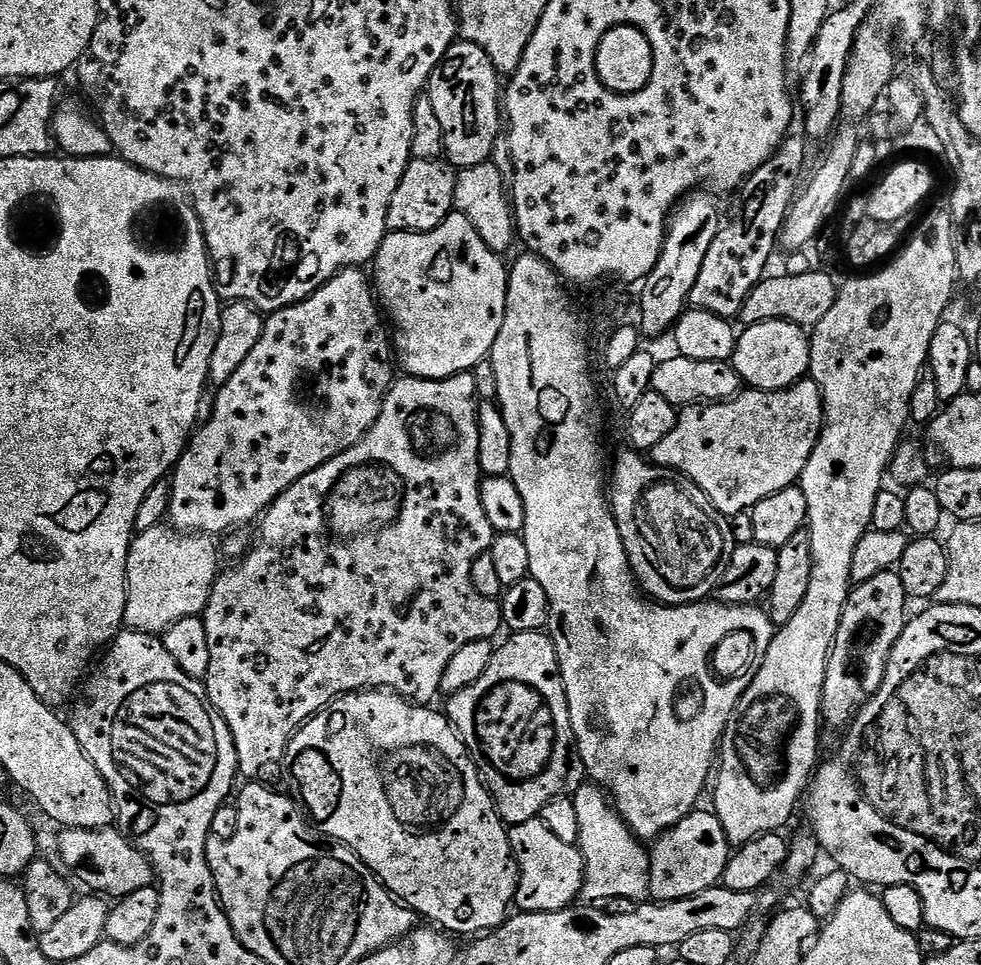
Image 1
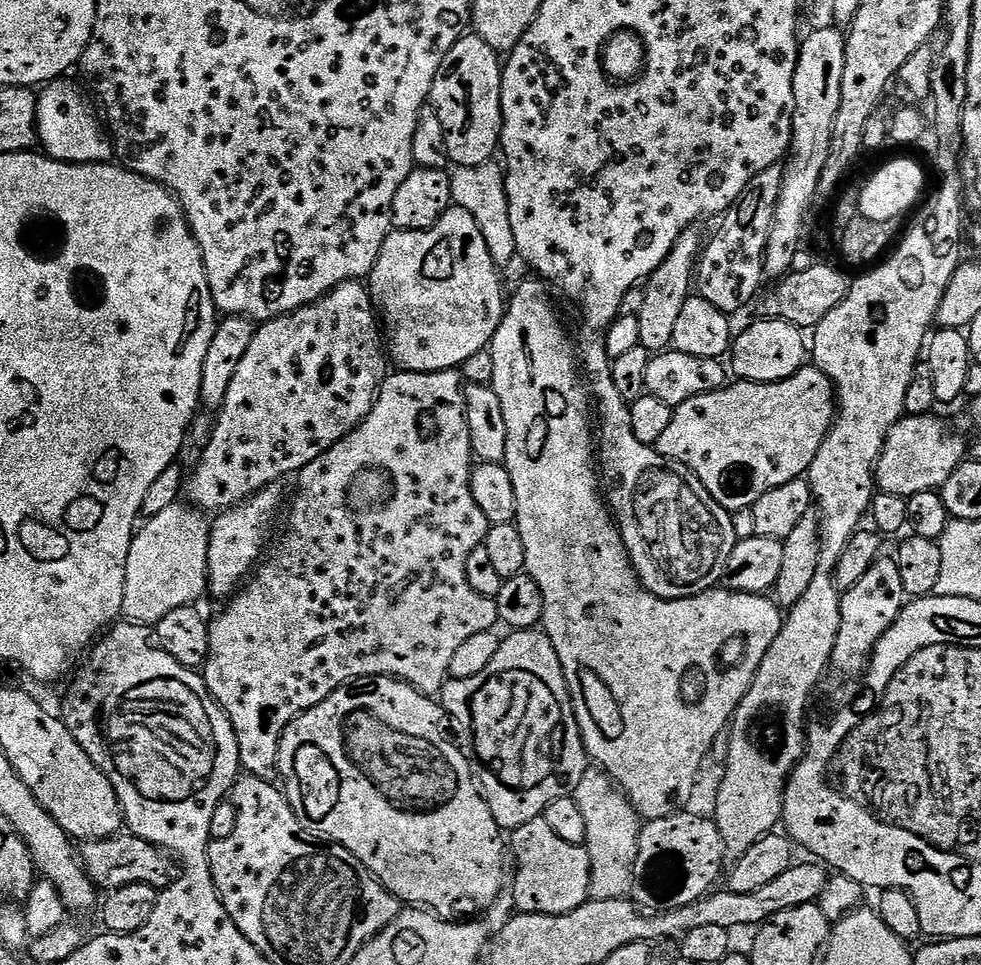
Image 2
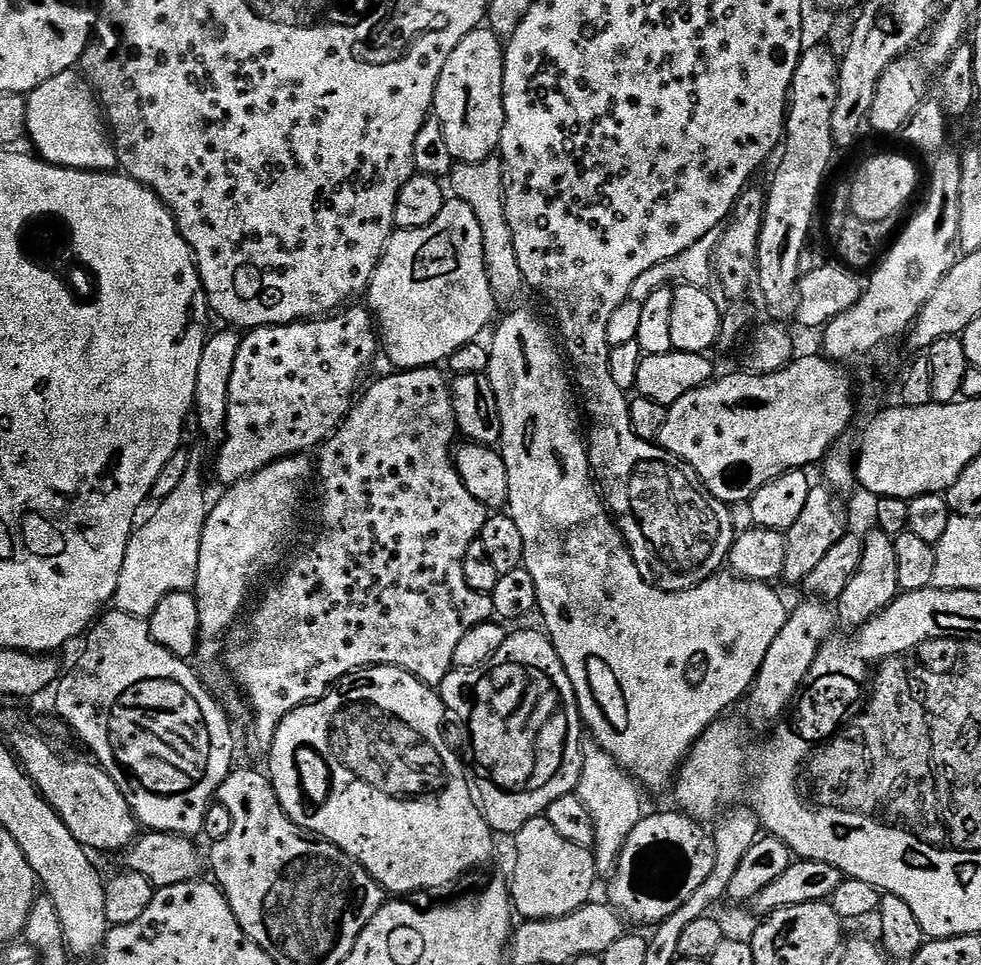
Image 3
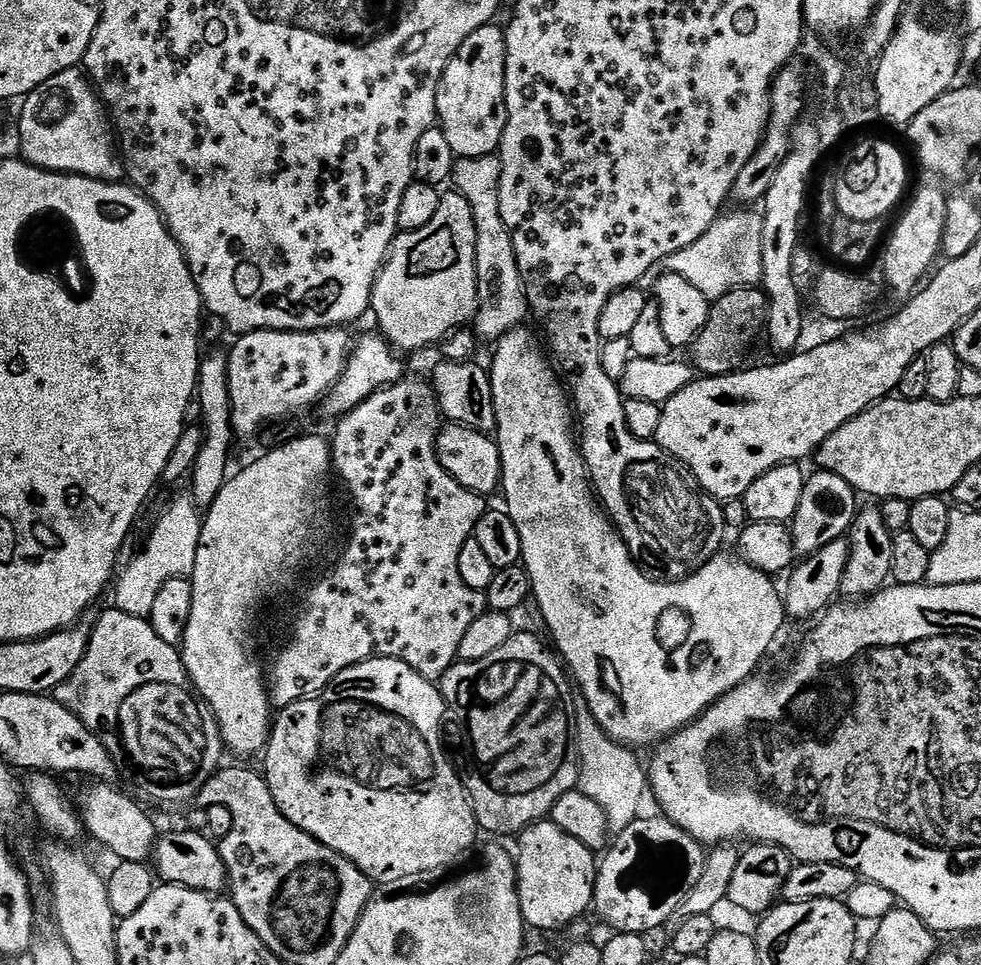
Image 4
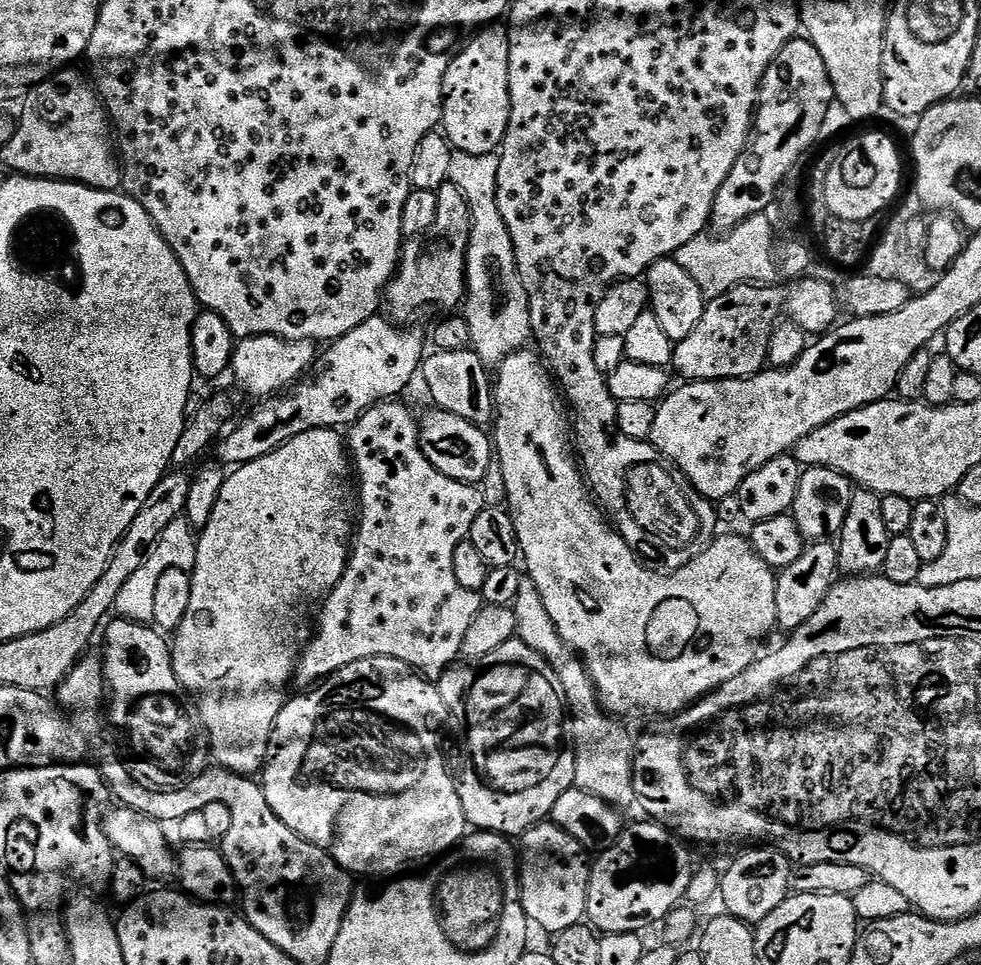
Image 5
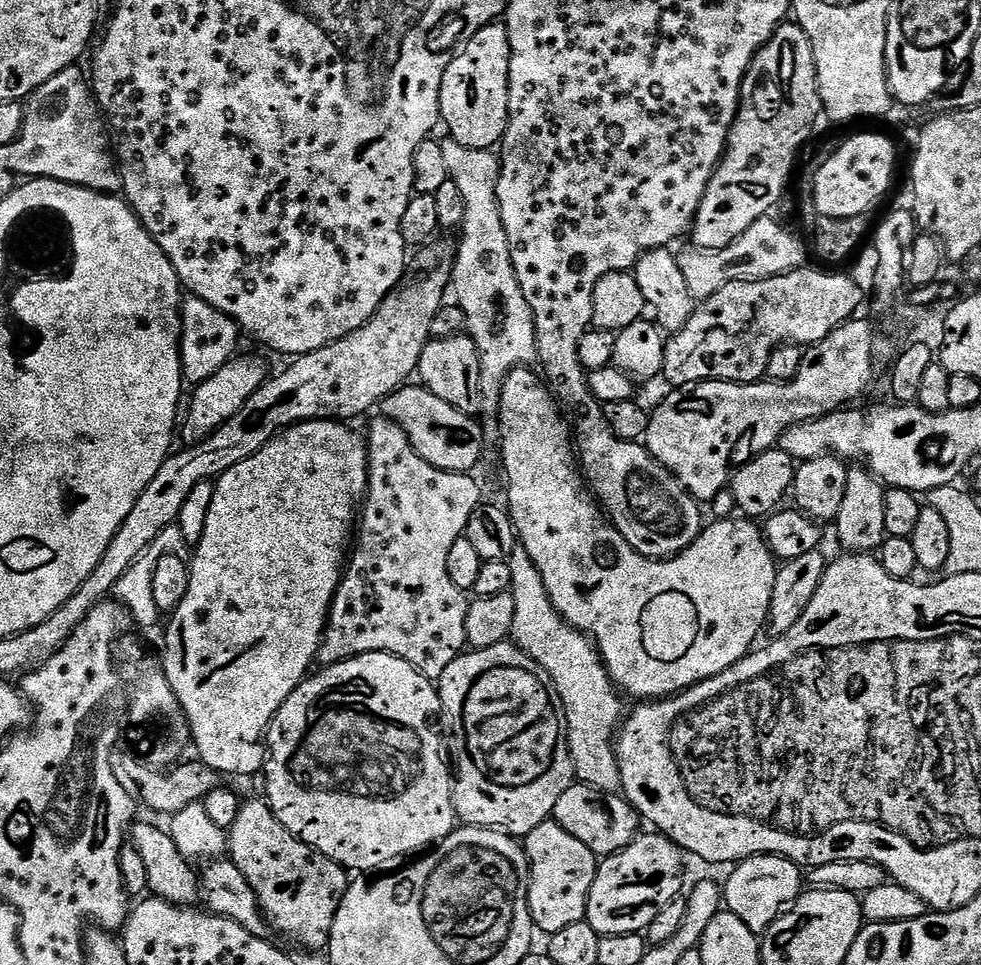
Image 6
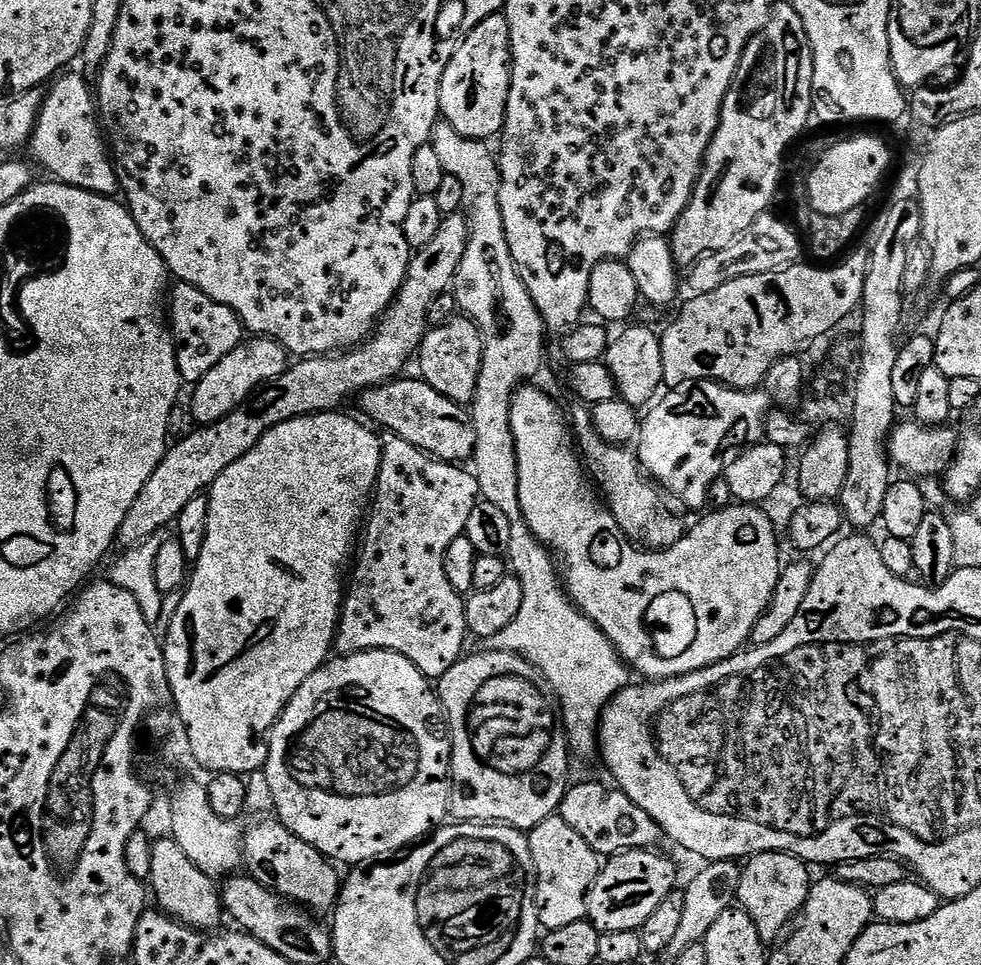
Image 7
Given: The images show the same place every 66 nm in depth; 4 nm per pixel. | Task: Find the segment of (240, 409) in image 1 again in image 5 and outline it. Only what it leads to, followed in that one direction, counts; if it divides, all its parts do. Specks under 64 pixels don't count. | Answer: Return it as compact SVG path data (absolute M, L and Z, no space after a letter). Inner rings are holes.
M245 336L235 345L230 372L231 375L236 375L236 380L246 395L267 398L293 387L309 375L310 369L318 360L316 348L317 345L310 340L284 340L280 336Z

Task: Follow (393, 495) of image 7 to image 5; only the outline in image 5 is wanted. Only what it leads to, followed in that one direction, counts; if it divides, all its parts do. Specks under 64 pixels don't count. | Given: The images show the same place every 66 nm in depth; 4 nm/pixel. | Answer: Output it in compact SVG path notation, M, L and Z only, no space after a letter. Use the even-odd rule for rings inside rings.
M400 402L375 404L370 410L363 412L357 418L356 423L351 425L349 432L352 433L347 433L346 443L354 465L355 475L358 477L358 527L354 532L354 543L350 548L346 570L340 581L332 587L332 591L324 597L322 607L318 612L318 619L314 624L314 631L301 651L300 661L296 663L294 684L297 684L297 689L307 690L319 684L327 676L333 676L338 670L359 660L375 656L394 658L398 662L409 664L413 670L425 677L439 678L461 659L462 642L466 638L466 630L470 630L470 622L480 613L481 593L466 590L466 586L460 585L458 577L454 575L454 550L458 550L460 543L468 539L468 531L474 526L474 518L478 518L480 511L486 507L486 500L480 497L479 491L481 489L479 487L464 484L454 478L446 478L446 474L442 474L429 462L420 445L420 426L417 417L415 415L412 417L412 412L406 405L396 403Z

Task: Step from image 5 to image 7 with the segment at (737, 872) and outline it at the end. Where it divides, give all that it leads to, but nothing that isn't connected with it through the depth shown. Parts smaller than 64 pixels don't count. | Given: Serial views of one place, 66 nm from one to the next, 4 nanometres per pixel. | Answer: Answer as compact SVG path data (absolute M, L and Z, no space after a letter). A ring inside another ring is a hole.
M761 852L743 865L736 898L739 907L748 912L758 926L758 934L765 942L779 941L782 936L780 931L784 927L787 929L794 917L803 910L810 887L808 872L809 865L788 852Z

